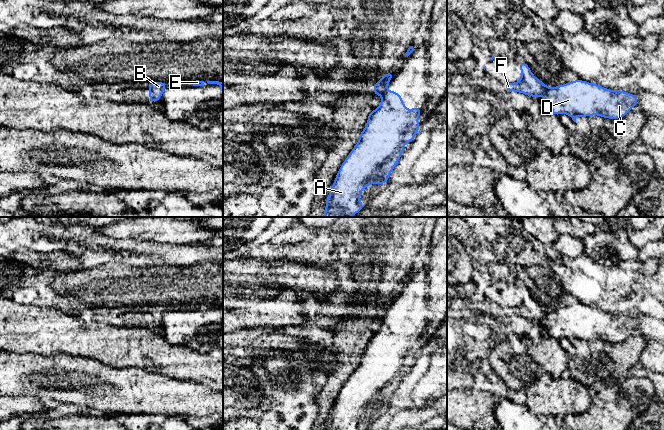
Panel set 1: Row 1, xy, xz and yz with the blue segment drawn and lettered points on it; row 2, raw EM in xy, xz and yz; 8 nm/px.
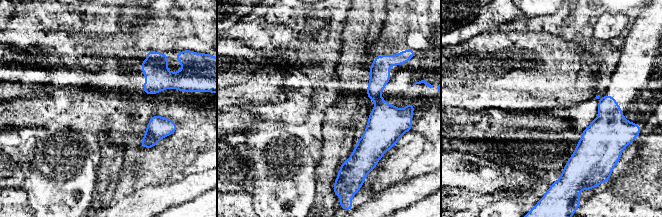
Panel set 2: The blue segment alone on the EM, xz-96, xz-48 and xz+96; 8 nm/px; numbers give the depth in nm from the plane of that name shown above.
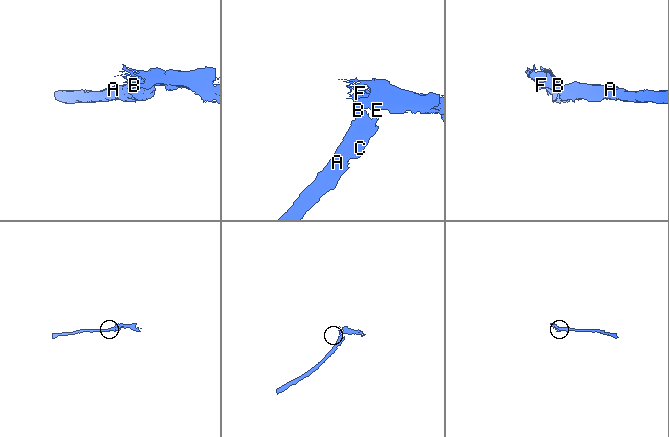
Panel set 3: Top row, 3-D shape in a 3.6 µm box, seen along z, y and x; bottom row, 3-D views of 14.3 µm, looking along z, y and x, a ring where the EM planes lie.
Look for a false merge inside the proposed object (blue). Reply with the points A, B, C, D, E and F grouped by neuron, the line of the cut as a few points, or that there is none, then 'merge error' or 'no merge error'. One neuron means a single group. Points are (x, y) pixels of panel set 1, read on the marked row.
A C D / B E F | xz (385, 89), (382, 93) | merge error

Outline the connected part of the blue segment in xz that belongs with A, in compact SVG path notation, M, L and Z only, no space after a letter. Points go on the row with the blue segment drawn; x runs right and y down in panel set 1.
M385 90L380 106L368 113L364 130L358 134L359 141L341 164L325 199L326 207L323 217L351 217L359 213L365 203L360 203L360 193L370 184L386 184L398 160L405 151L404 145L412 142L420 130L418 117L419 106L407 110L401 95L397 91Z

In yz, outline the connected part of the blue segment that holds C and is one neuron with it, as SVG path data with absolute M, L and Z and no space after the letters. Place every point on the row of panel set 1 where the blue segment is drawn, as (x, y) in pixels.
M576 79L556 87L547 87L543 100L548 112L557 116L565 113L576 122L578 115L621 119L638 104L639 97Z

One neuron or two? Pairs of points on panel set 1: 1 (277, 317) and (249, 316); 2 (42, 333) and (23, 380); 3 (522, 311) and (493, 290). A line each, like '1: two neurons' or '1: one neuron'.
1: one neuron
2: two neurons
3: one neuron

